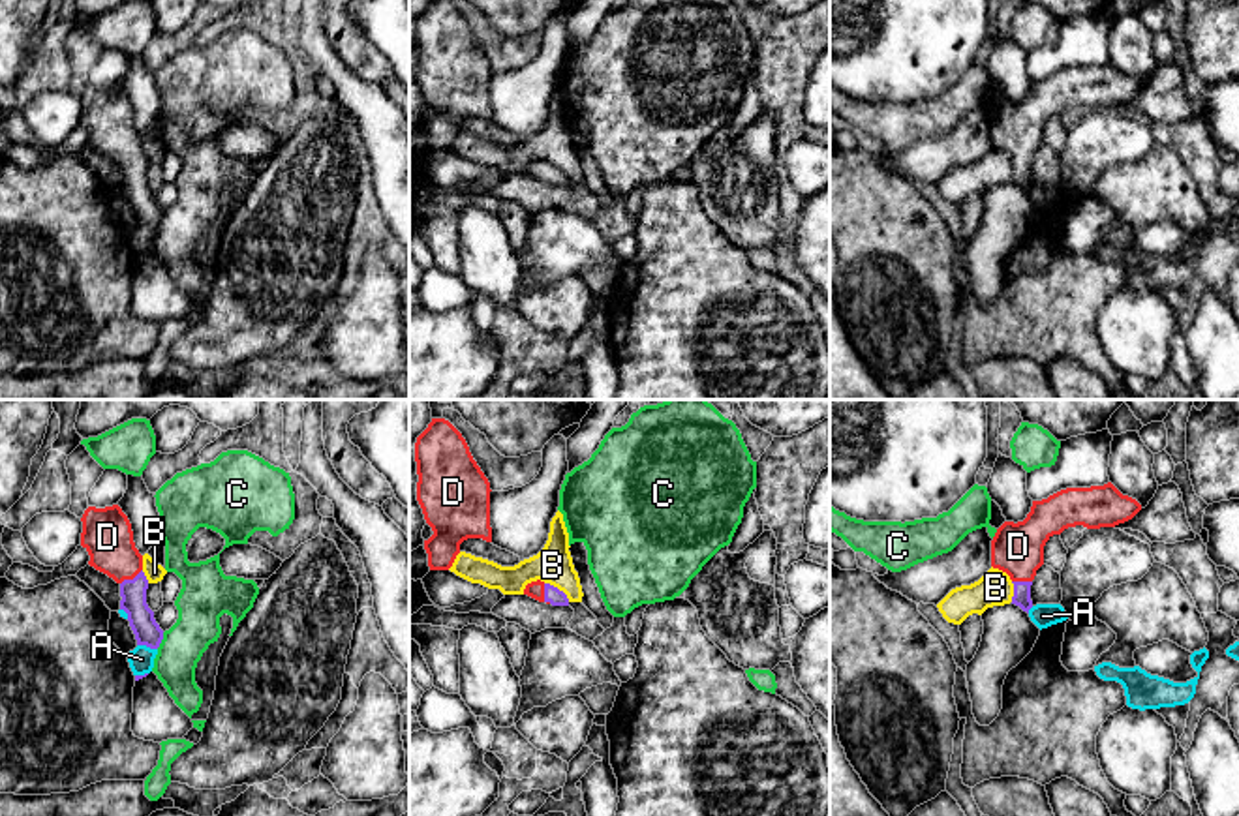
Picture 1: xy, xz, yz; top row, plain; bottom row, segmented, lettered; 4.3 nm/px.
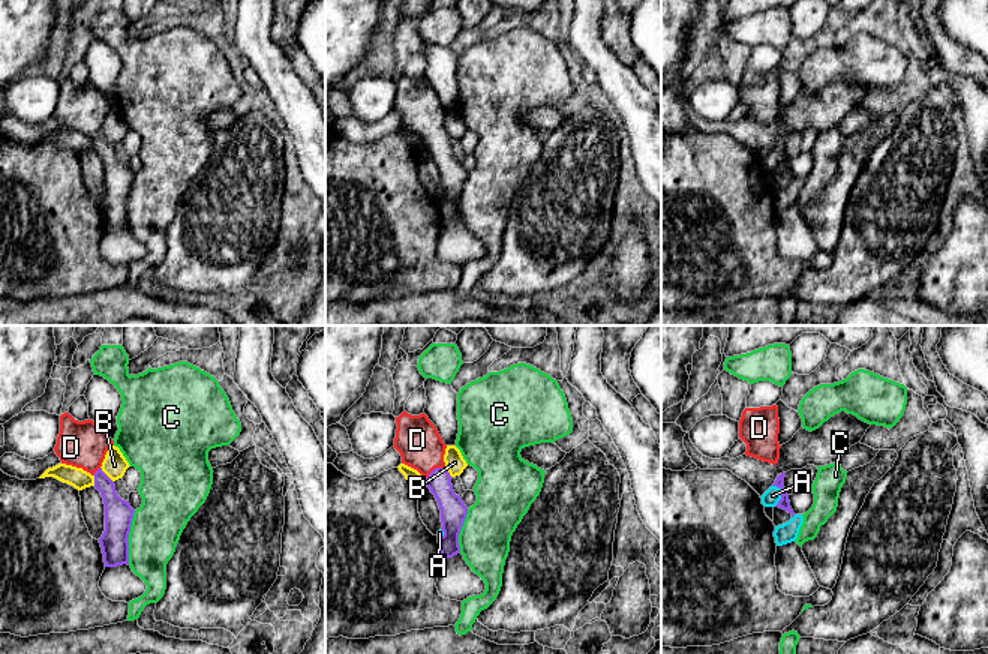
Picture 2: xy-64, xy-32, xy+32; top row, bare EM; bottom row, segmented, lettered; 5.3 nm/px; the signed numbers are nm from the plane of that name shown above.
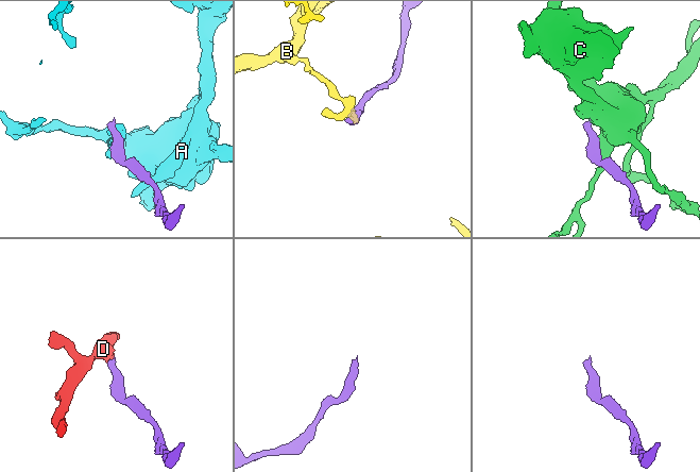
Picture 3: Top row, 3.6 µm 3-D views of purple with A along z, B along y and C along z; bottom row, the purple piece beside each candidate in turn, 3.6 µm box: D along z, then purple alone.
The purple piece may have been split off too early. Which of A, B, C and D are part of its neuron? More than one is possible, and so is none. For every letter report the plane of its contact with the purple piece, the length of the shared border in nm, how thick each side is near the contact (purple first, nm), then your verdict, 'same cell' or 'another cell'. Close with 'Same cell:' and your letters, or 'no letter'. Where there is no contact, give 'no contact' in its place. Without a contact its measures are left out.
A: xy | 90 nm | 110/110 nm | another cell
B: xz | 140 nm | 70/160 nm | another cell
C: xy | 80 nm | 110/220 nm | another cell
D: xz | 90 nm | 70/80 nm | same cell
Same cell: D

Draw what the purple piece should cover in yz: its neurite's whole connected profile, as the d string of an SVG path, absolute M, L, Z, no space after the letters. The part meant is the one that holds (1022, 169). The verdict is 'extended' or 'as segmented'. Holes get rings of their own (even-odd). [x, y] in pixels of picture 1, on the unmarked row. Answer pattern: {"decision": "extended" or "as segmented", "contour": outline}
{"decision": "extended", "contour": "M1111 62L1091 68L1066 68L1048 79L1032 81L1031 92L1023 101L1004 101L991 120L991 146L1006 152L1014 163L1012 184L1029 193L1032 188L1031 165L1036 150L1044 144L1044 126L1053 114L1068 107L1083 105L1087 109L1115 107L1132 99L1141 84L1123 75Z"}

